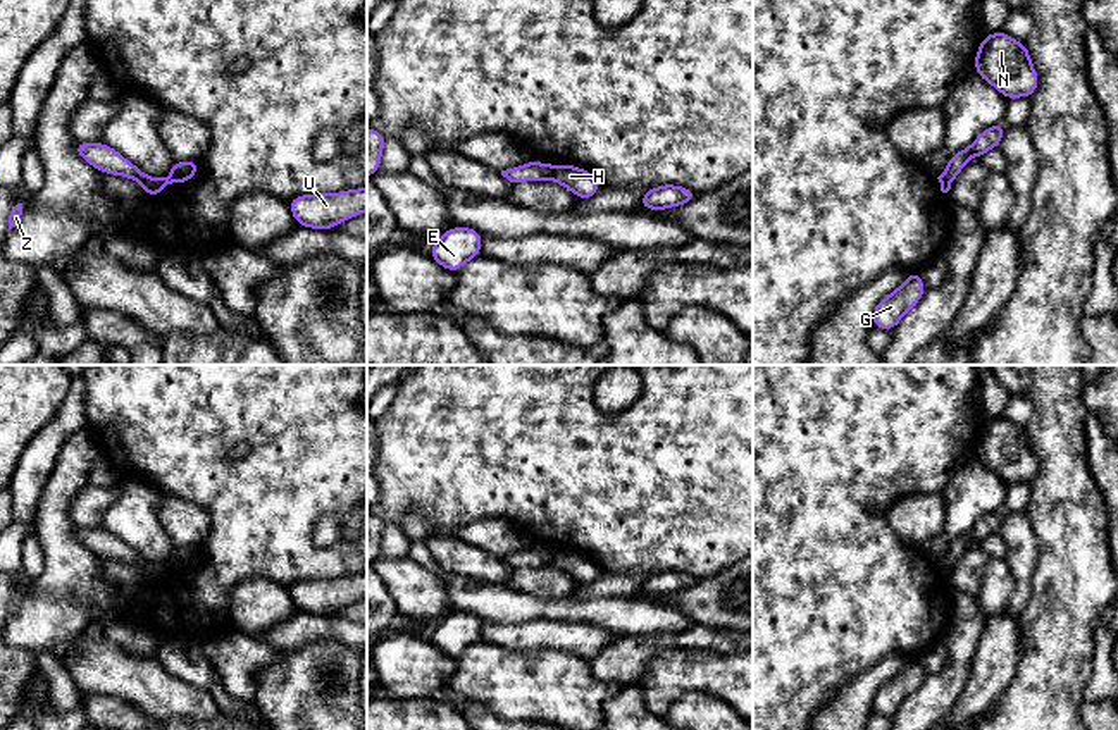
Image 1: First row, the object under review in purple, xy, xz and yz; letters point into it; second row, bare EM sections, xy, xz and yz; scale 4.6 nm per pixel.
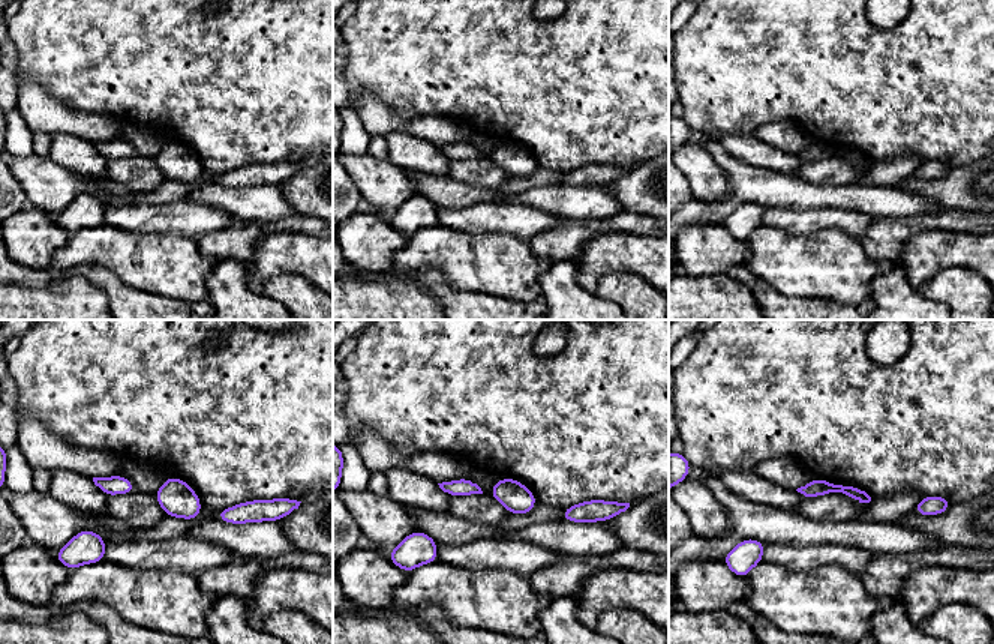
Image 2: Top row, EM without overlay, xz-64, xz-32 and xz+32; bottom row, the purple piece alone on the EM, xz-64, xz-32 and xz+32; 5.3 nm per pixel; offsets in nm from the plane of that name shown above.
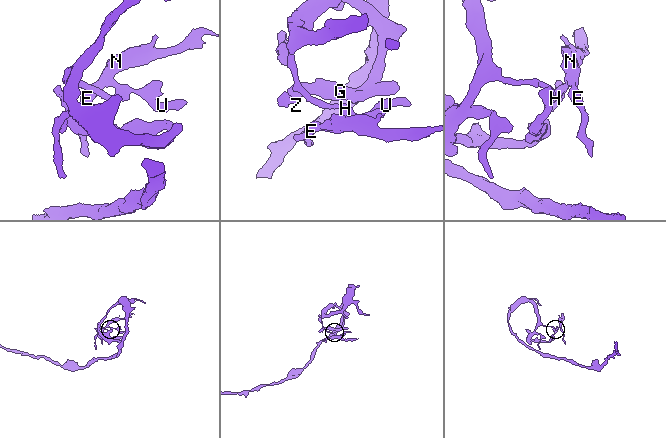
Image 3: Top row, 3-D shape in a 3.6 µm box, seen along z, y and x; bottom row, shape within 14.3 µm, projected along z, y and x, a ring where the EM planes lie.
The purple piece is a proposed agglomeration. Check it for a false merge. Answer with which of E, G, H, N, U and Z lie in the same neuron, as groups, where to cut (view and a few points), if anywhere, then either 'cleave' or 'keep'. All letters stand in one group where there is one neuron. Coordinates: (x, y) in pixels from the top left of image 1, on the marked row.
E H N U / G Z; cut in xz along (553, 166), (550, 178); cleave

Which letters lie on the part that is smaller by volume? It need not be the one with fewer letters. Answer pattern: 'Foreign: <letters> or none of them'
Foreign: E, H, N, U

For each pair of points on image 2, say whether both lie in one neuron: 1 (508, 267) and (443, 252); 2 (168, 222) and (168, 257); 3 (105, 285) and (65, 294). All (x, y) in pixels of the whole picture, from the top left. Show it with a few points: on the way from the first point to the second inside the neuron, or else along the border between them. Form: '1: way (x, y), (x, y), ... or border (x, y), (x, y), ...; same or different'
1: way (492, 263), (470, 261), (459, 255); same
2: border (132, 231), (174, 231), (195, 239); different
3: border (69, 272), (84, 276), (98, 287), (108, 303); different

